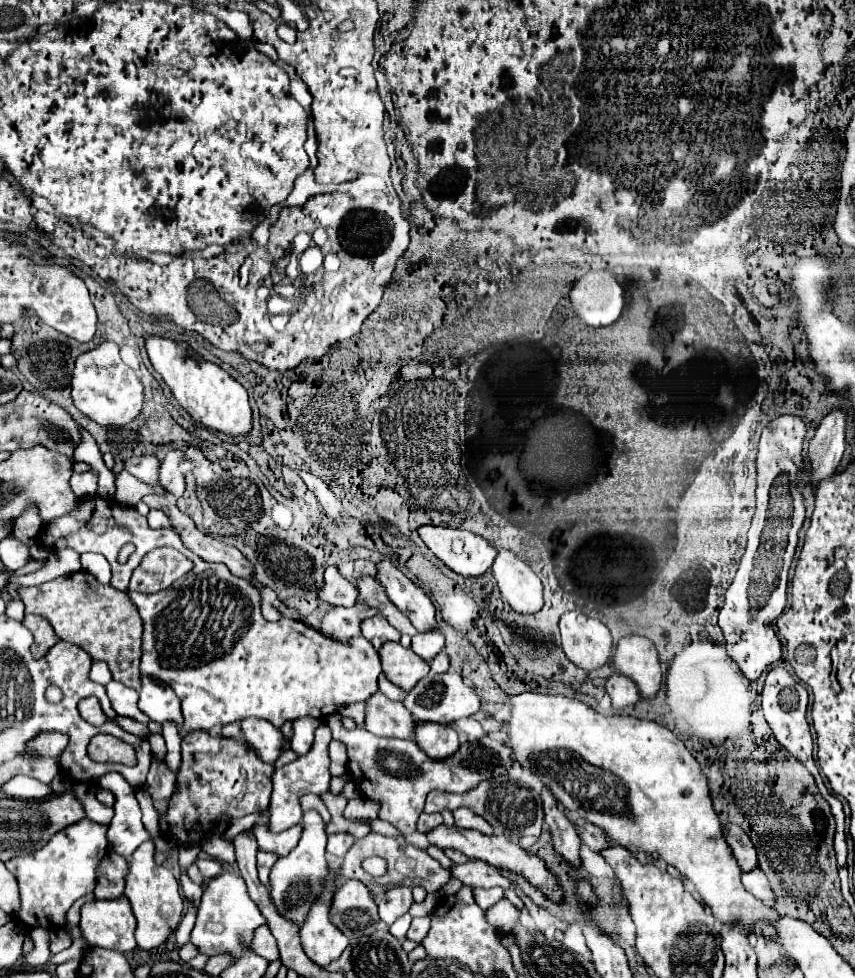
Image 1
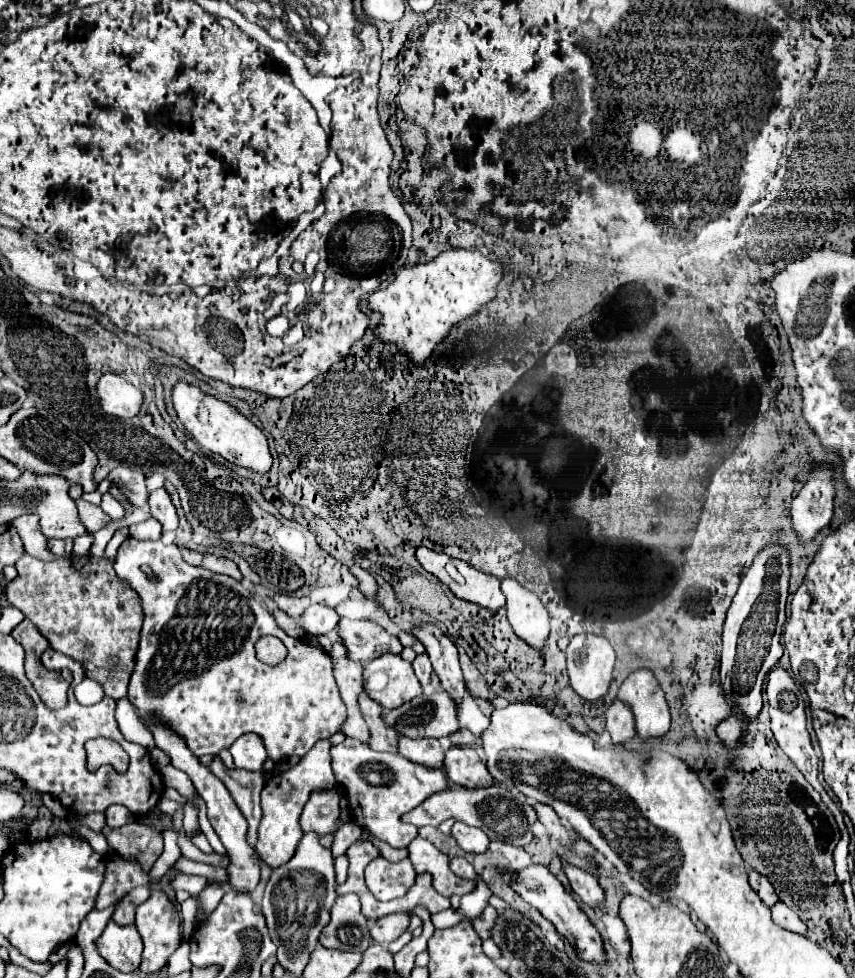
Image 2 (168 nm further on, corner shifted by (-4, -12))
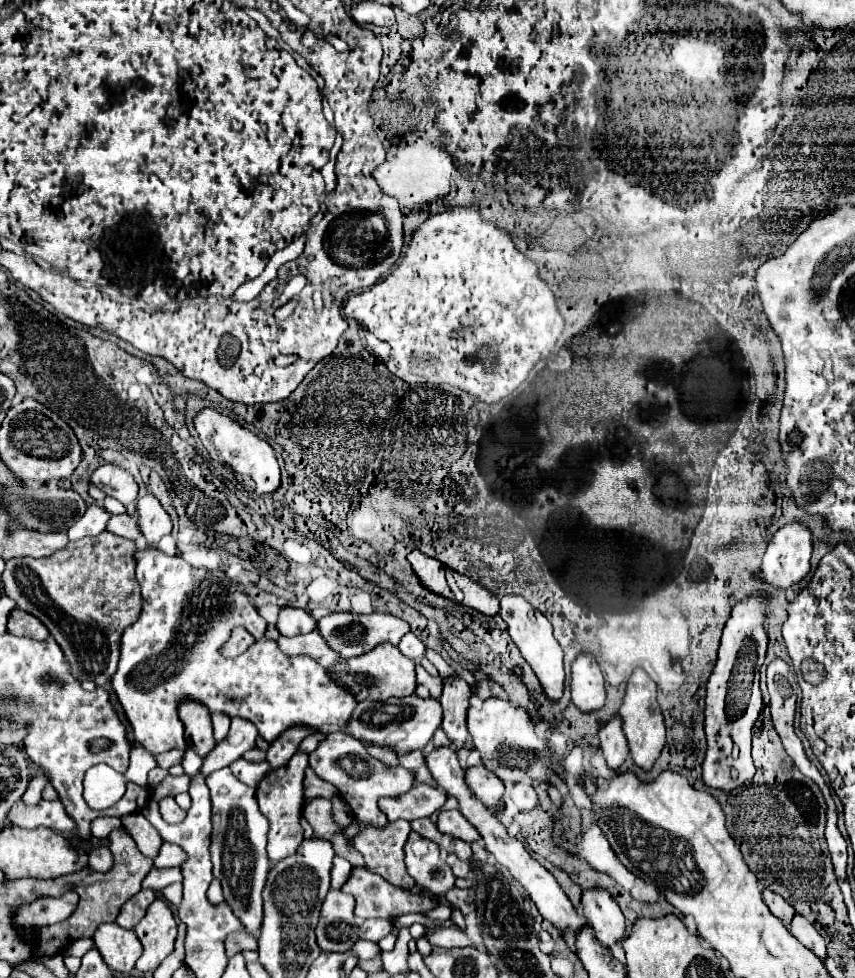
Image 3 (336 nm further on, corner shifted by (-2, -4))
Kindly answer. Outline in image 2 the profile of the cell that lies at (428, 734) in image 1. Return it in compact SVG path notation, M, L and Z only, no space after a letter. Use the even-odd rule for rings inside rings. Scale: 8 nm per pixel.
M452 746L446 750L444 772L450 782L464 788L488 788L490 774L472 748Z

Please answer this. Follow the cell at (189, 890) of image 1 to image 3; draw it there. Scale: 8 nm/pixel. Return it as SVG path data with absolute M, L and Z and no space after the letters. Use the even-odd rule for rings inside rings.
M214 878L207 890L207 898L212 904L217 905L224 901L223 891L220 881Z

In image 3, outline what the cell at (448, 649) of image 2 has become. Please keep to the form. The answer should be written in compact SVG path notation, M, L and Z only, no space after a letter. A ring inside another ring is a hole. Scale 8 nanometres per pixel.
M462 678L444 680L444 692L440 696L440 704L444 710L442 730L454 744L454 750L460 750L466 744L466 710L472 688Z

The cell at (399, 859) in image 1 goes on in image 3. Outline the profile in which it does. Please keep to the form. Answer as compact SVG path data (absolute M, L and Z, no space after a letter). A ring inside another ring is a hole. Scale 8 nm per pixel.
M352 868L352 874L350 874L348 882L340 890L354 896L354 900L356 900L354 914L358 918L362 918L362 920L366 920L366 918L394 920L394 918L398 918L402 914L408 914L408 912L426 912L426 910L430 910L430 908L436 906L436 902L430 900L426 894L414 896L412 892L408 892L404 888L398 888L398 886L388 884L382 876L376 876L374 872L366 870L366 868Z

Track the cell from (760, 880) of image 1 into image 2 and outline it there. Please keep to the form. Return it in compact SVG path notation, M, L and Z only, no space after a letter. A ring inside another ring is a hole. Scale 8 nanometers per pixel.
M778 900L770 910L772 910L772 920L774 920L778 926L782 926L782 928L786 928L786 930L790 930L790 932L806 934L806 926L802 924L802 920L800 920L784 902Z

